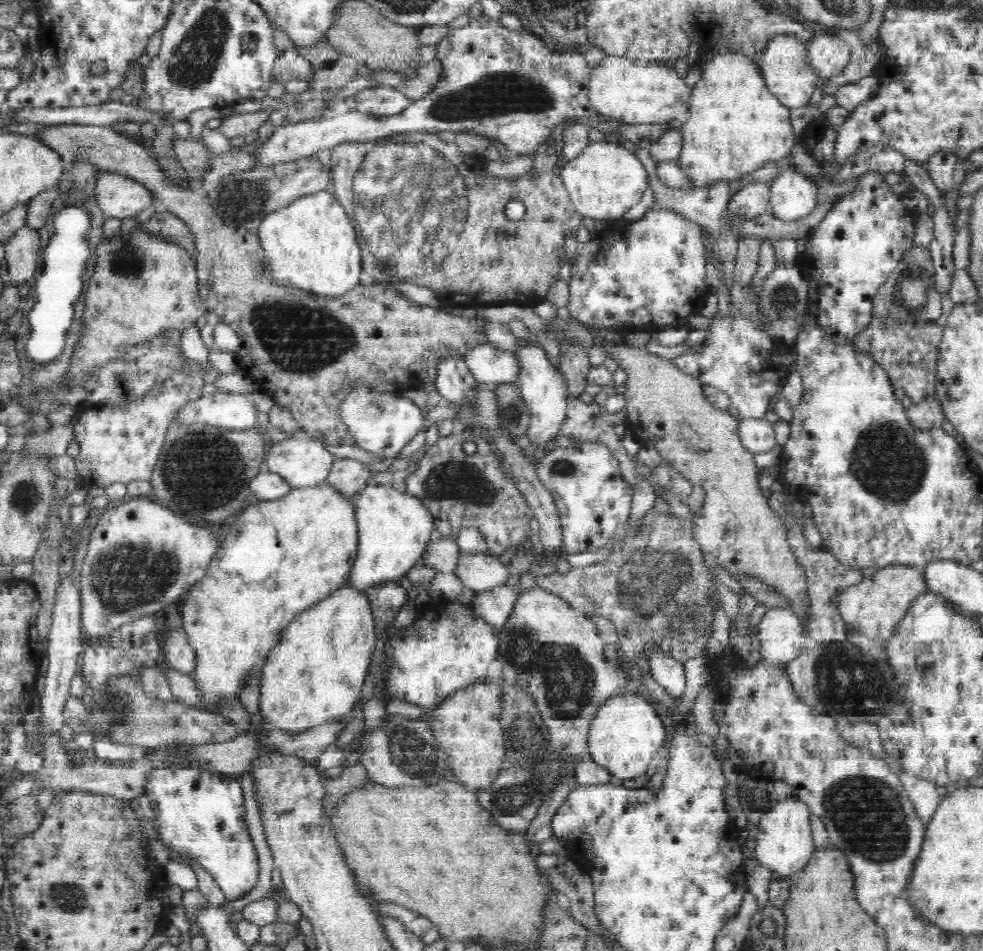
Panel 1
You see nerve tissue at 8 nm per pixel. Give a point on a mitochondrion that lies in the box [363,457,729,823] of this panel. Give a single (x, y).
(658, 584)

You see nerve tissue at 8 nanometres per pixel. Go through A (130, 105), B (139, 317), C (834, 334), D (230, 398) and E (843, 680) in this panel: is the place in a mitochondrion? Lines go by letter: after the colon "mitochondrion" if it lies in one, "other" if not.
A: other
B: other
C: other
D: other
E: mitochondrion

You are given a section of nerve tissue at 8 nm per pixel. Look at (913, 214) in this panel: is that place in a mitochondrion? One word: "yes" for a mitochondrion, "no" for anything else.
no

